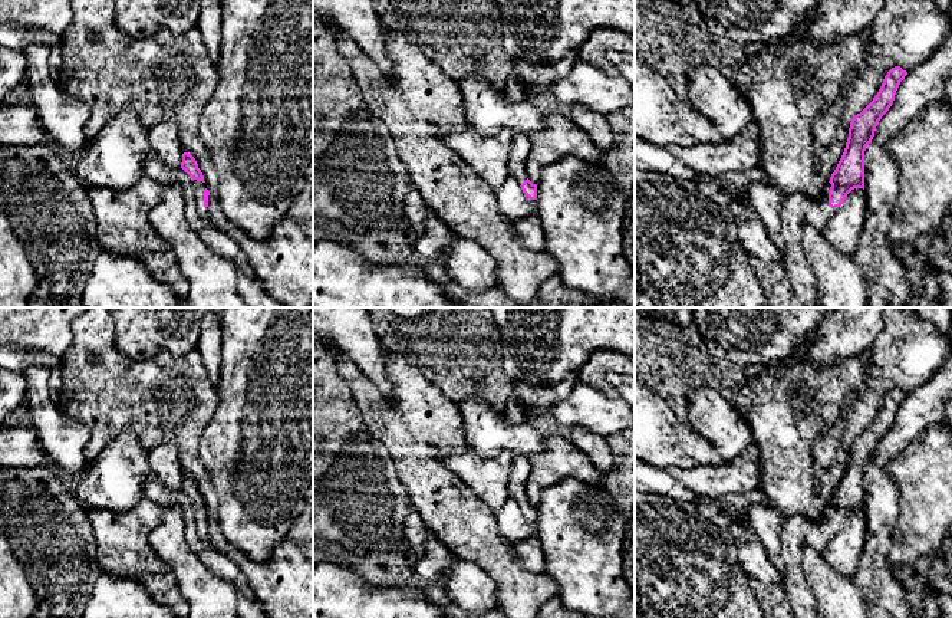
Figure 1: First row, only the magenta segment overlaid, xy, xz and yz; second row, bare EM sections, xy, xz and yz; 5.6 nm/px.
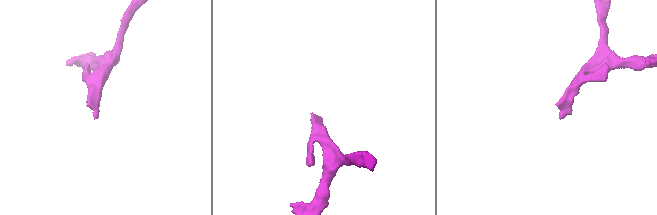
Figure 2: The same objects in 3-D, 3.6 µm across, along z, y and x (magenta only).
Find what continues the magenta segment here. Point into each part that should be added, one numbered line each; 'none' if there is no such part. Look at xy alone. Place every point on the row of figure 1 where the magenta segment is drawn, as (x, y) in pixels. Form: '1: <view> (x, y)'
1: xy (198, 187)

